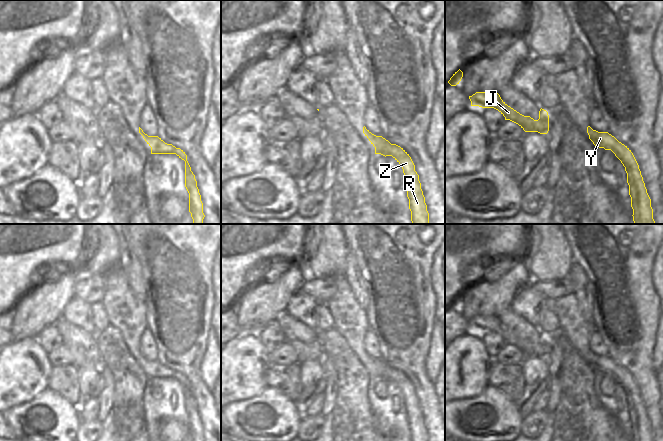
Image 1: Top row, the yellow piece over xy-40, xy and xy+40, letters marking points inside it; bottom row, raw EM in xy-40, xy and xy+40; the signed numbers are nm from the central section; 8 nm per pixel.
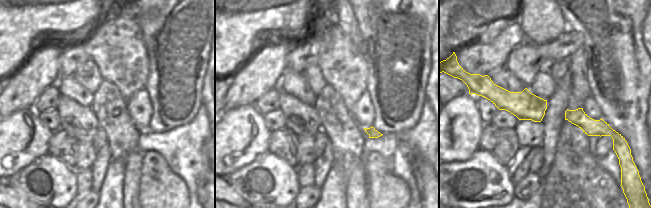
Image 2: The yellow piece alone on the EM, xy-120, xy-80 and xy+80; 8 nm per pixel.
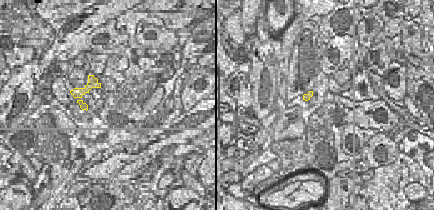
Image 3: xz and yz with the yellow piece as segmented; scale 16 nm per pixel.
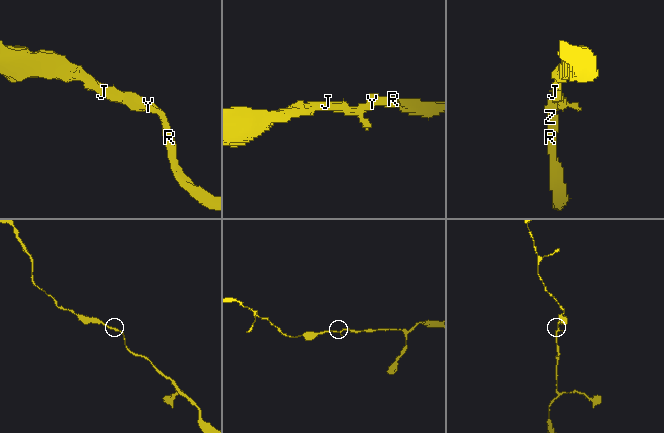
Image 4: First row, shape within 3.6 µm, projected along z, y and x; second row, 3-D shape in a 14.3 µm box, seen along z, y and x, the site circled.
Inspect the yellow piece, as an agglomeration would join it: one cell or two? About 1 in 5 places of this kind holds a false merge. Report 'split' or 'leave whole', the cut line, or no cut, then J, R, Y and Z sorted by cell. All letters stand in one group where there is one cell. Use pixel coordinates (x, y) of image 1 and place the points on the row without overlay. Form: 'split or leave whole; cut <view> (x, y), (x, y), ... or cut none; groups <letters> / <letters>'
leave whole; cut none; groups J R Y Z

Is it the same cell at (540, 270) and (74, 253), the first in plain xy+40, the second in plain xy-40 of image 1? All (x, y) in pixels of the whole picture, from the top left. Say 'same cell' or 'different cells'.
different cells

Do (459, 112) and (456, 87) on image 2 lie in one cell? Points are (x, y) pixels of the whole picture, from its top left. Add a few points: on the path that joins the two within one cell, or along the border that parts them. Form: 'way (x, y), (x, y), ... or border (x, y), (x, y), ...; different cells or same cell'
border (468, 93), (454, 97), (449, 101); different cells

